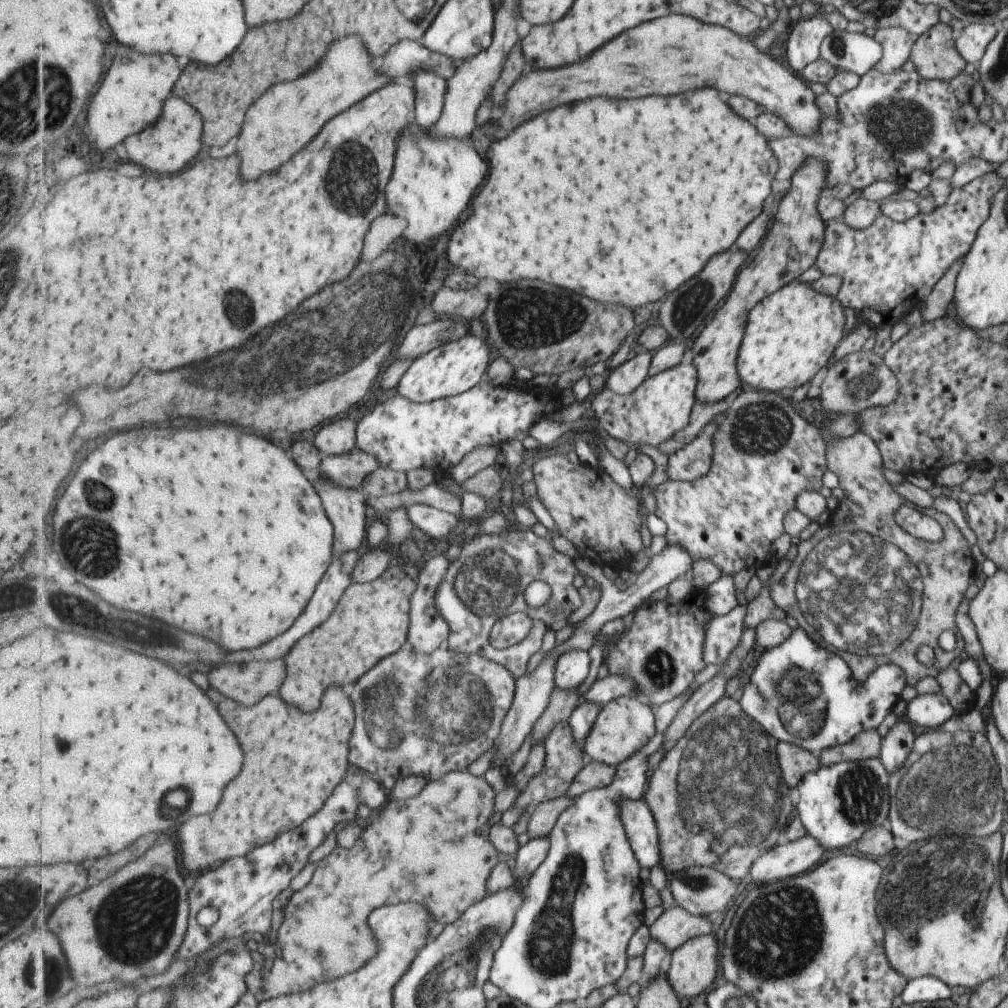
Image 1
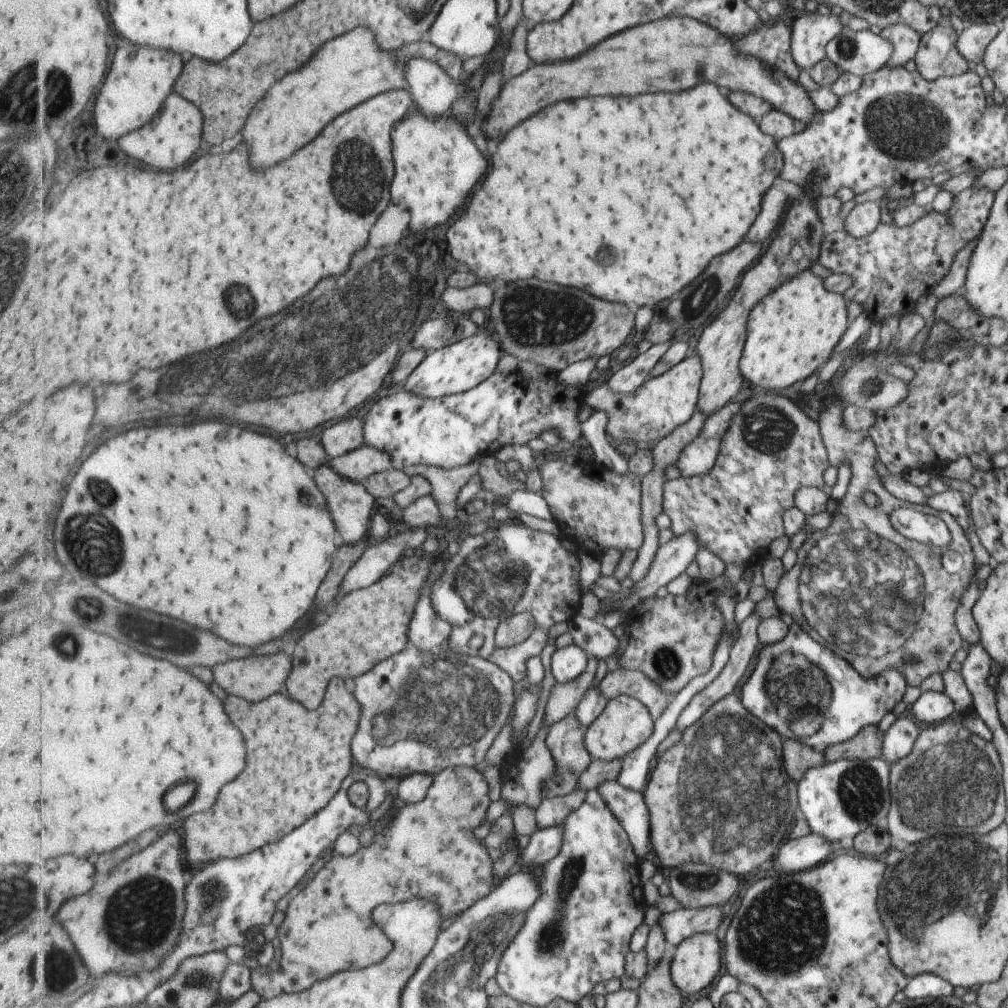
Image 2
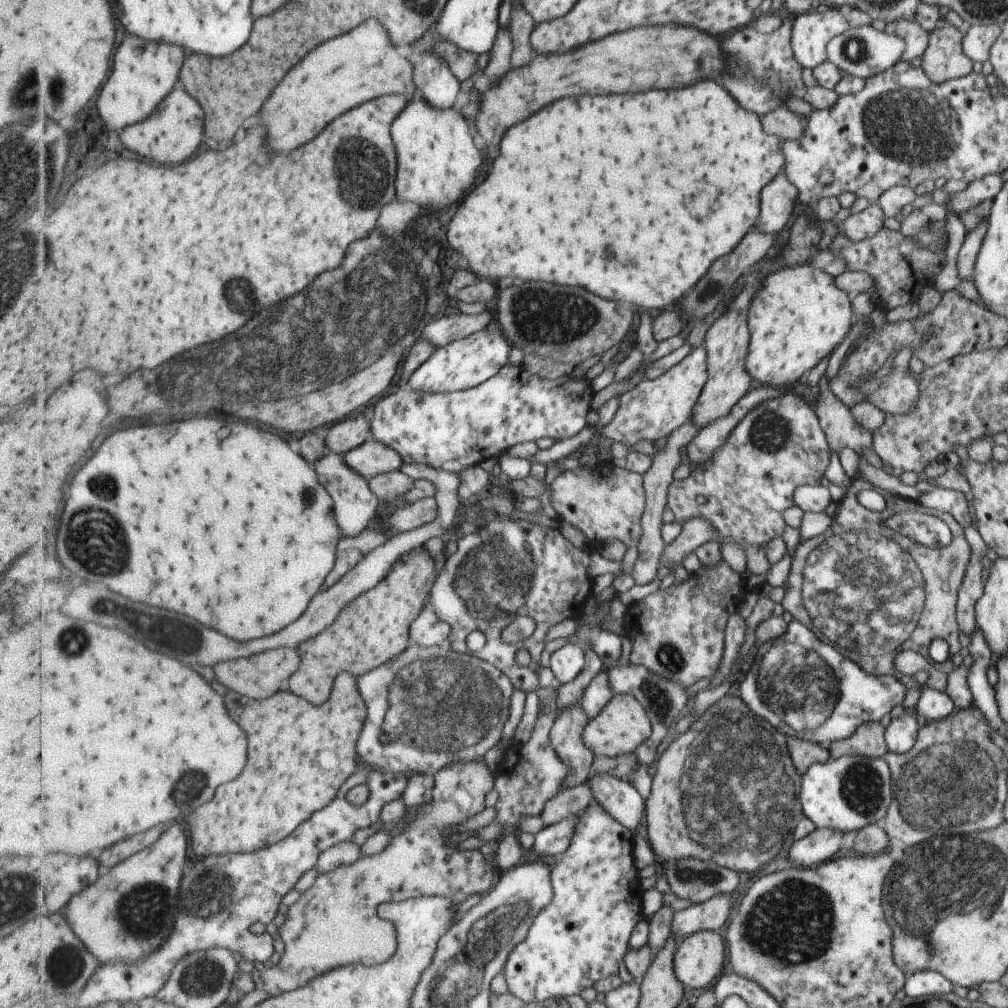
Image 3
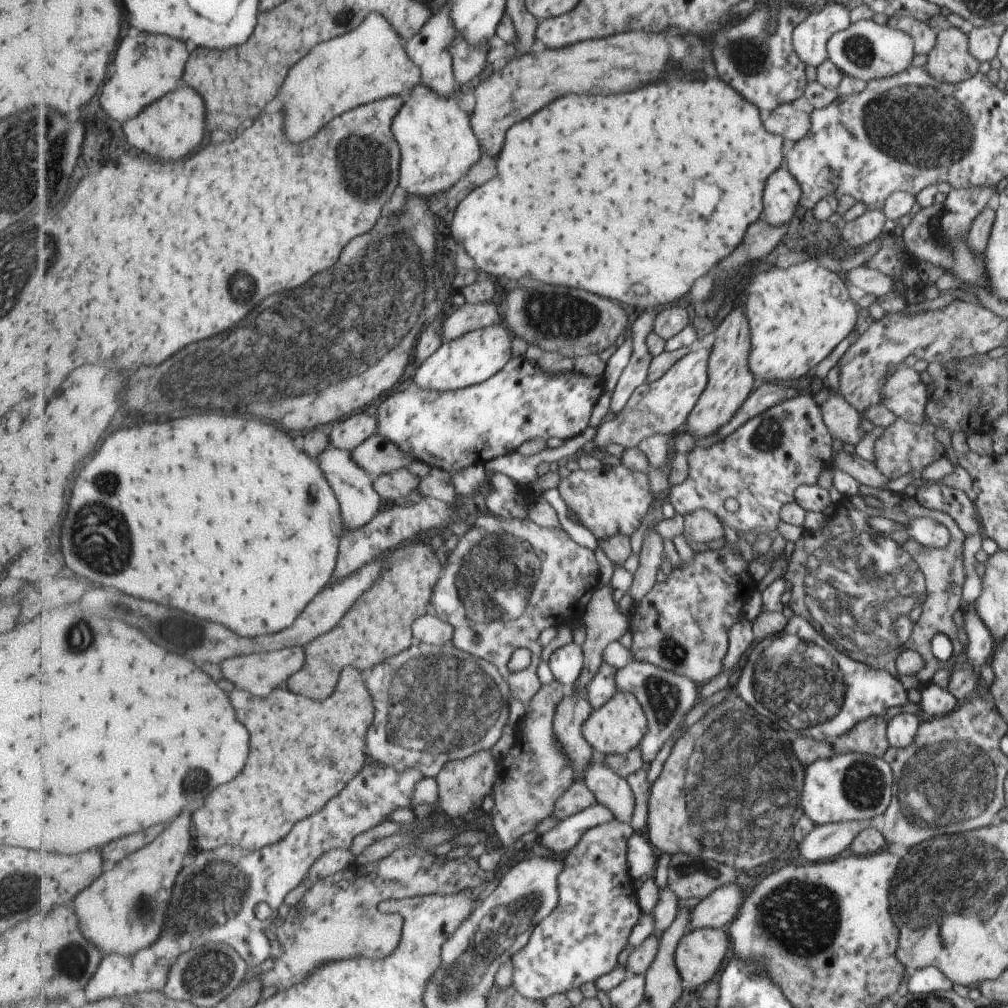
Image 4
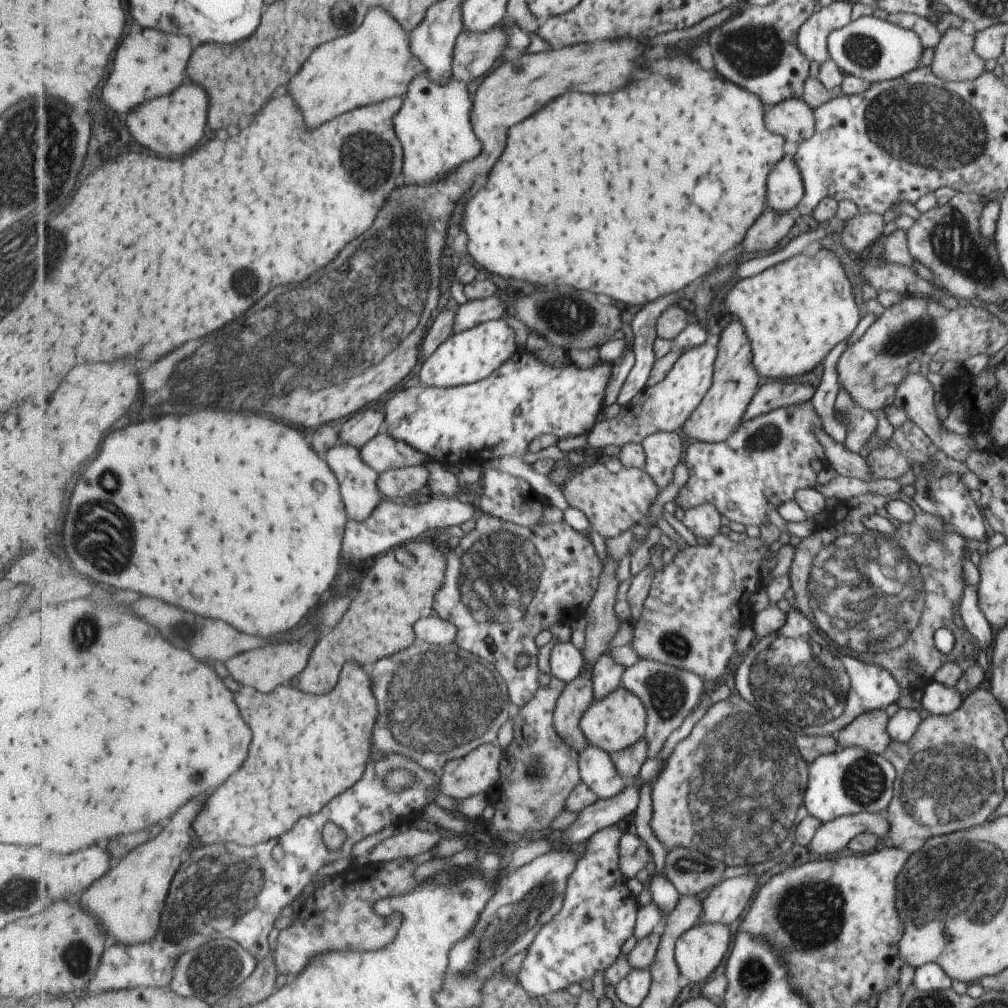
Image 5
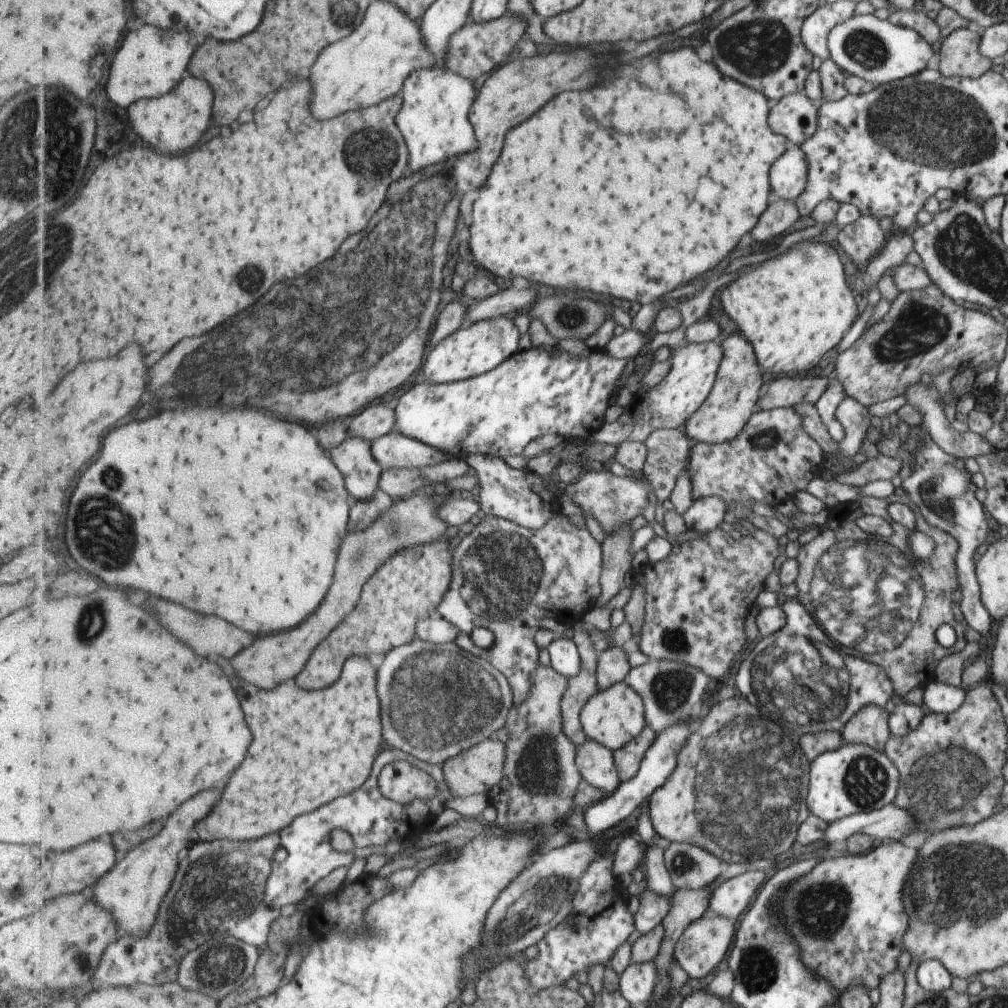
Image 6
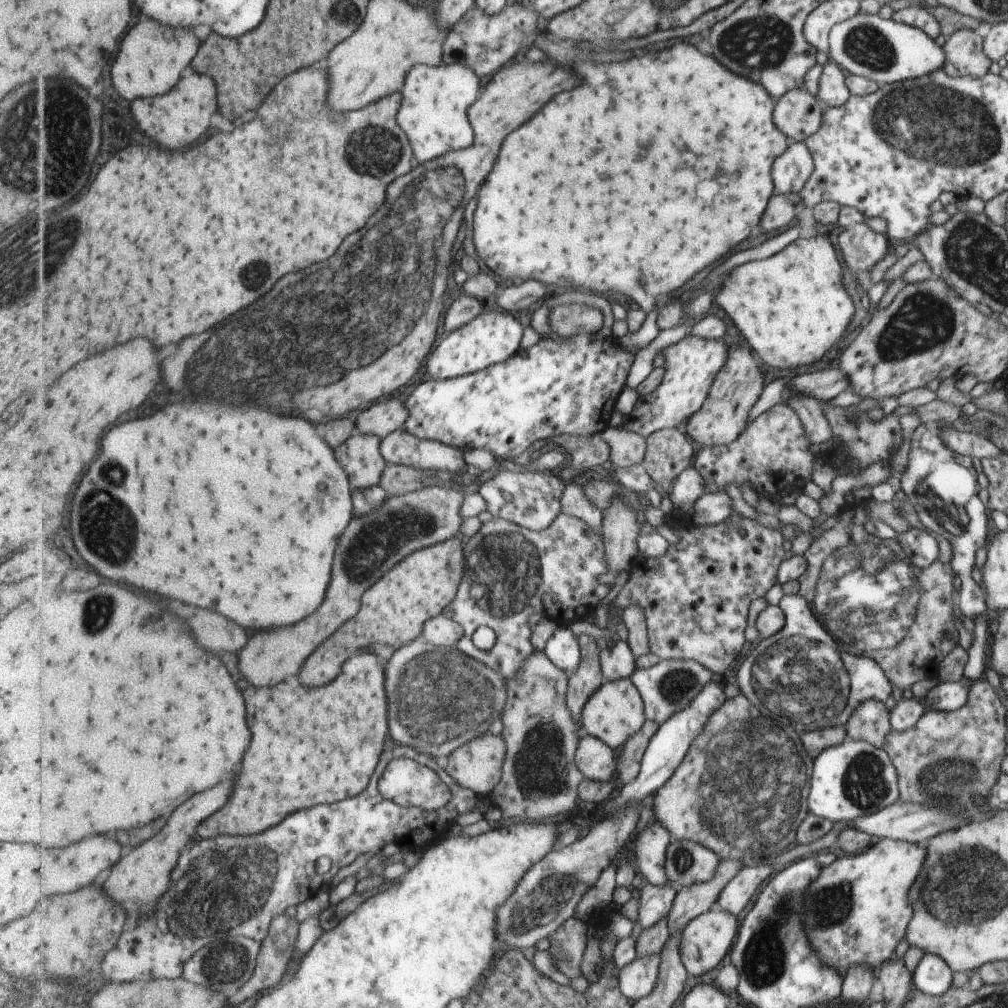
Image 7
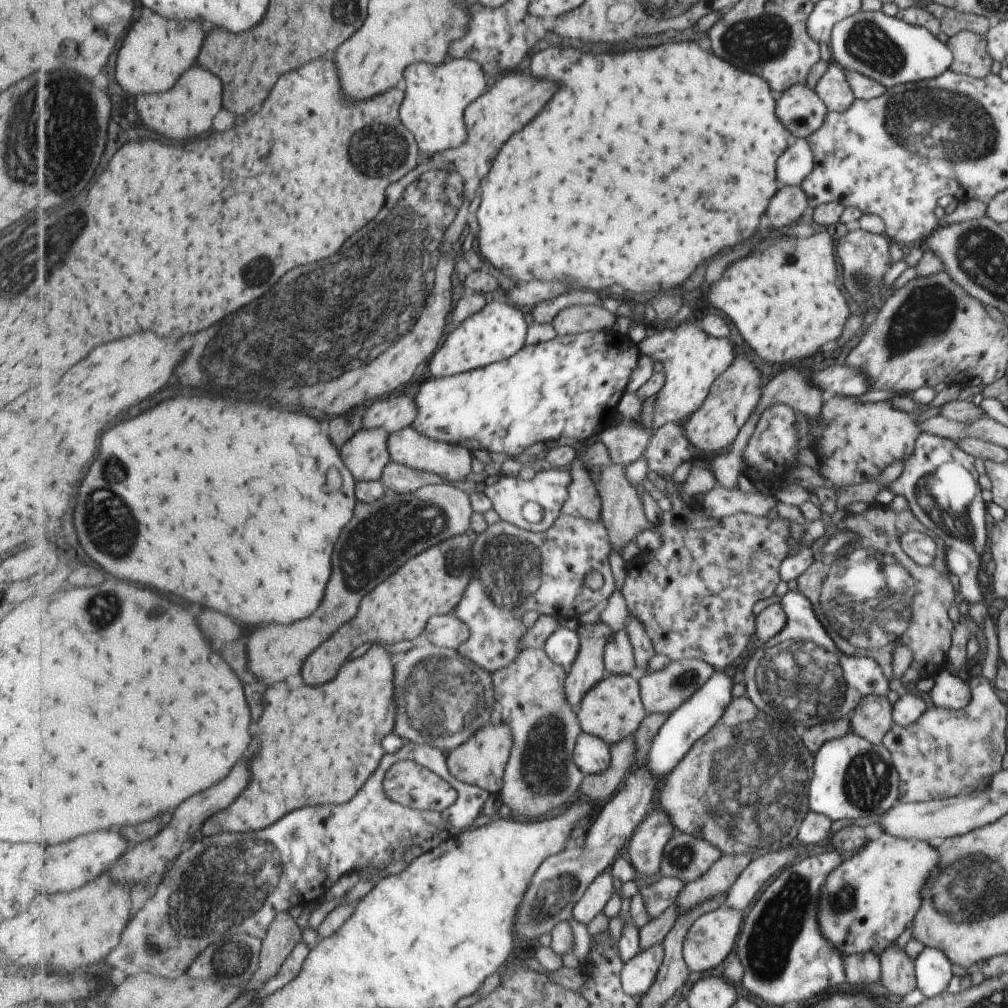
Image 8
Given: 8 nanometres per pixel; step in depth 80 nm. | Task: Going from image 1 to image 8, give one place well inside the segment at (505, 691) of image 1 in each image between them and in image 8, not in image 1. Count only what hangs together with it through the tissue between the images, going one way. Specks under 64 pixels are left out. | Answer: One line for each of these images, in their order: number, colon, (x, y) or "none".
2: (422, 712)
3: (431, 706)
4: (433, 704)
5: (438, 702)
6: (440, 700)
7: (440, 698)
8: (444, 698)

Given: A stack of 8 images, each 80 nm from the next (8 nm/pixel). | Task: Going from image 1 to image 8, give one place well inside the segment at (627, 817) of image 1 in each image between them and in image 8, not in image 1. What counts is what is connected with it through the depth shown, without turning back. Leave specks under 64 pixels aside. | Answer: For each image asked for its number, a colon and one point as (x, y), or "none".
2: (629, 805)
3: (619, 797)
4: (611, 789)
5: (598, 770)
6: (596, 761)
7: (597, 760)
8: (593, 755)

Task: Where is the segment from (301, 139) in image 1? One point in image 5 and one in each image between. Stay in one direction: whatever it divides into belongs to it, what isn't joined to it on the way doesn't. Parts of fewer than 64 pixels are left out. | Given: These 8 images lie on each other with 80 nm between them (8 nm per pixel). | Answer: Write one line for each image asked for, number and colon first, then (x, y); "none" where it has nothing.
2: (345, 73)
3: (342, 74)
4: (371, 63)
5: (375, 63)

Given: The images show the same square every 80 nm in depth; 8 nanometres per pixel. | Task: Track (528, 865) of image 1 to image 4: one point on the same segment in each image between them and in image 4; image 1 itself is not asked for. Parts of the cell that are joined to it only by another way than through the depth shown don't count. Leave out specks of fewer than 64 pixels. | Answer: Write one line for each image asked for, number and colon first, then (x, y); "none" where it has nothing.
2: (545, 844)
3: (553, 840)
4: (566, 835)

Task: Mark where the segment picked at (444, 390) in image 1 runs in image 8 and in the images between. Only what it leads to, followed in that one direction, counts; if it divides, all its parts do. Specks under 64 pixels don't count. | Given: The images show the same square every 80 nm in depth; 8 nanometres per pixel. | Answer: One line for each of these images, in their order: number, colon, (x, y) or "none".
2: (462, 365)
3: (467, 363)
4: (472, 359)
5: (468, 356)
6: (473, 350)
7: (495, 335)
8: (499, 331)

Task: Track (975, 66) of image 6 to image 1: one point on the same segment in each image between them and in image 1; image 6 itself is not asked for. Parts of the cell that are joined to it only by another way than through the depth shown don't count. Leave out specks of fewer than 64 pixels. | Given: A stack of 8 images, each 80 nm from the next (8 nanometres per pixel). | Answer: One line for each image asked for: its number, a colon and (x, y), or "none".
1: (933, 56)
2: (937, 56)
3: (943, 59)
4: (949, 61)
5: (954, 59)

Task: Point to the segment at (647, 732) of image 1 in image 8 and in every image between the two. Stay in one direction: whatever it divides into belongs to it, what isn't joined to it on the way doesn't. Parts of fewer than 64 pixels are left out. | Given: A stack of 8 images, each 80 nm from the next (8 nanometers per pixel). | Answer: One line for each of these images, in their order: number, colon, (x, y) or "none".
2: (626, 724)
3: (624, 726)
4: (619, 726)
5: (614, 723)
6: (614, 717)
7: (615, 713)
8: (612, 710)

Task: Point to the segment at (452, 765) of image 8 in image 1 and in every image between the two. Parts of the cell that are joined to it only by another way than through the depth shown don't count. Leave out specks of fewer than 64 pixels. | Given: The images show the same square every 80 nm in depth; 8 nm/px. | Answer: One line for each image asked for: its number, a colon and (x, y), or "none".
1: (437, 849)
2: (429, 850)
3: (335, 922)
4: (463, 783)
5: (479, 771)
6: (477, 770)
7: (479, 765)

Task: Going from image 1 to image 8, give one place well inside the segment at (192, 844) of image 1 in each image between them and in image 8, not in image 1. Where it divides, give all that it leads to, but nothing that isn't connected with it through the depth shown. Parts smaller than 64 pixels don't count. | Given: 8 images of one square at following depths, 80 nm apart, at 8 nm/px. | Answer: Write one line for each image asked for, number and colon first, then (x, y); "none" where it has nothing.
2: (298, 758)
3: (283, 785)
4: (285, 782)
5: (307, 749)
6: (311, 746)
7: (311, 746)
8: (329, 736)

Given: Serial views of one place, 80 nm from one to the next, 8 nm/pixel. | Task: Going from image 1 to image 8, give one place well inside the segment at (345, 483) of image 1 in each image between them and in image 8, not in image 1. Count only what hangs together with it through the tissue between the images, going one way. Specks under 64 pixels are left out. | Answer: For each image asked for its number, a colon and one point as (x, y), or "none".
2: (359, 465)
3: (372, 458)
4: (377, 455)
5: (383, 453)
6: (395, 449)
7: (401, 447)
8: (408, 446)

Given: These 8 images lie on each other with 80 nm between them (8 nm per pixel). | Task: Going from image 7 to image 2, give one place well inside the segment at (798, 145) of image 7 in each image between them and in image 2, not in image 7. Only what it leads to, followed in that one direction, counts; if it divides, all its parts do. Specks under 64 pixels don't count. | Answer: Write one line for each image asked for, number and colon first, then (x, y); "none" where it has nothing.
2: (774, 205)
3: (777, 197)
4: (781, 193)
5: (784, 184)
6: (787, 176)

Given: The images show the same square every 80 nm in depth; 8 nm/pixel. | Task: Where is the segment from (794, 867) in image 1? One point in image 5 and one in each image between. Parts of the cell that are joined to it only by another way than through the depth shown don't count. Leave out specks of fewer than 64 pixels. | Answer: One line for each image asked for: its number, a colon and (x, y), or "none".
2: (795, 855)
3: (812, 850)
4: (824, 841)
5: (833, 835)

